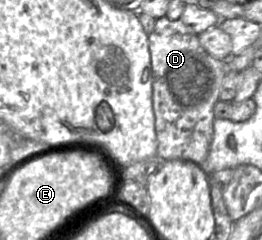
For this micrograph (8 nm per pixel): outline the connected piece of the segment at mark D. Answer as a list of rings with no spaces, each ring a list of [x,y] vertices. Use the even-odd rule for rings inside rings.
[[[166,16],[156,19],[154,30],[148,35],[148,44],[153,72],[152,102],[157,156],[161,161],[182,159],[201,165],[207,159],[213,139],[214,106],[220,100],[222,81],[229,72],[228,60],[211,56],[201,46],[197,34],[180,19],[169,20]]]

